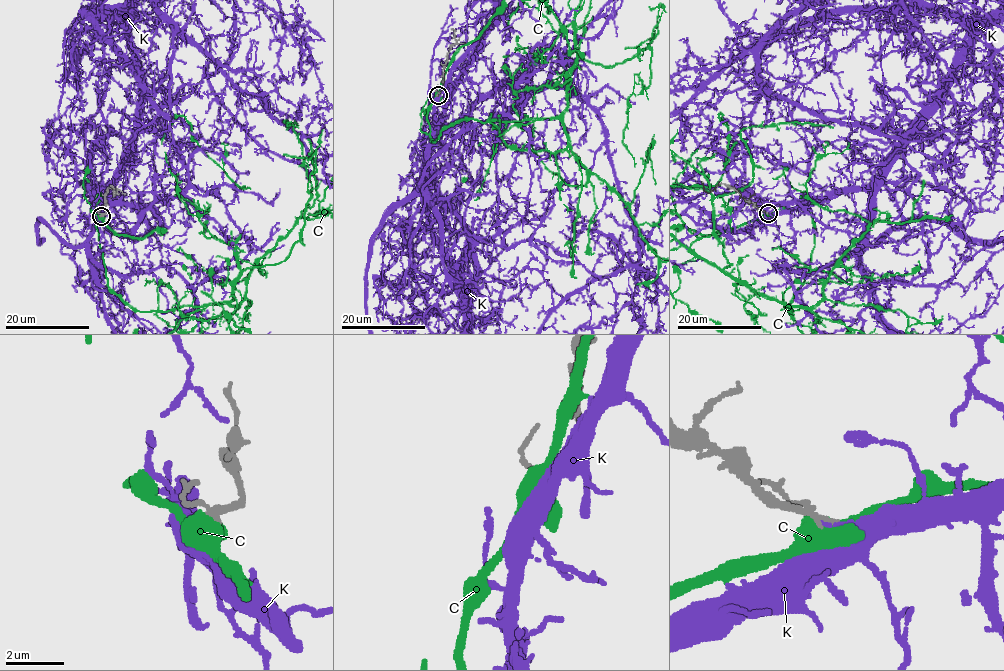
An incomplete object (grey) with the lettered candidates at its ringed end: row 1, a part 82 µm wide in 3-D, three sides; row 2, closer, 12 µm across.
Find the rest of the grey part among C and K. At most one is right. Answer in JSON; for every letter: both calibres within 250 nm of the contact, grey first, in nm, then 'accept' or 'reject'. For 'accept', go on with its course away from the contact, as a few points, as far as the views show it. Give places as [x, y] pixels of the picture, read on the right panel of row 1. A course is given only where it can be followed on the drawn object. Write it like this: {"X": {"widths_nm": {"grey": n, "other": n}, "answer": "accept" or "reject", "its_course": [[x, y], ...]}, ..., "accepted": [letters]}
{"C": {"widths_nm": {"grey": 200, "other": 750}, "answer": "reject"}, "K": {"widths_nm": {"grey": 190, "other": 180}, "answer": "accept"}, "accepted": ["K"]}

